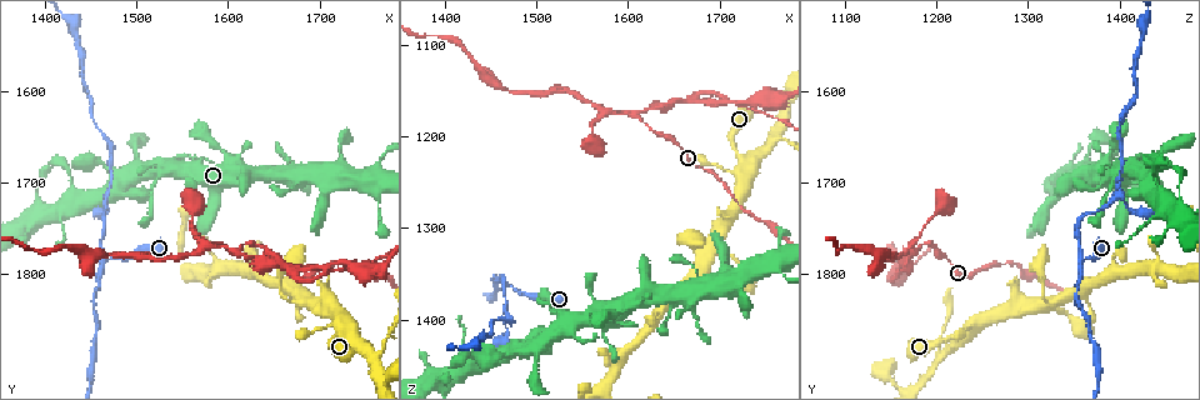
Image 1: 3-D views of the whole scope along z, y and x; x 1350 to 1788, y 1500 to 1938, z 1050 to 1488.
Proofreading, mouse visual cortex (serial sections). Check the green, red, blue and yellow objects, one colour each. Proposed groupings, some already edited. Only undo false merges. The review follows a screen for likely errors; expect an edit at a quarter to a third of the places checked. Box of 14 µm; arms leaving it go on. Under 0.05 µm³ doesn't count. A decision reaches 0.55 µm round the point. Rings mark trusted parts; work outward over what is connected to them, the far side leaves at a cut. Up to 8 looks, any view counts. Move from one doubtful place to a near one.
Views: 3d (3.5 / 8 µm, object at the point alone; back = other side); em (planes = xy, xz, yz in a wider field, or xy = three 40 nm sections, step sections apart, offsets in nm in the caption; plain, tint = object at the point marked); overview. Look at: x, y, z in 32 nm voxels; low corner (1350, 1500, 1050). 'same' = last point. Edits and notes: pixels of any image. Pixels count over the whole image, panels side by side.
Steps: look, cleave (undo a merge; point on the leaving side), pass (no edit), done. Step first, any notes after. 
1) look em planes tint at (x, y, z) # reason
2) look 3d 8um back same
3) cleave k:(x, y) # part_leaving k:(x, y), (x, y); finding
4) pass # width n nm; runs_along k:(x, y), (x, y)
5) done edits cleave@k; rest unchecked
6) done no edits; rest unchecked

look 3d 3.5um at (1395, 1730, 1465)

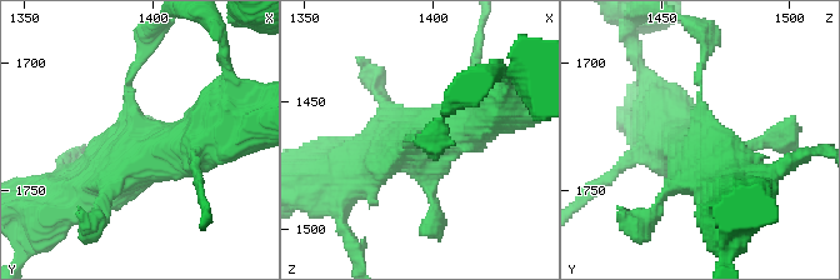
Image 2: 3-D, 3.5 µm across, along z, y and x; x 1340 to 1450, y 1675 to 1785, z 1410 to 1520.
look em planes tint at (1394, 1729, 1467) # need the tissue

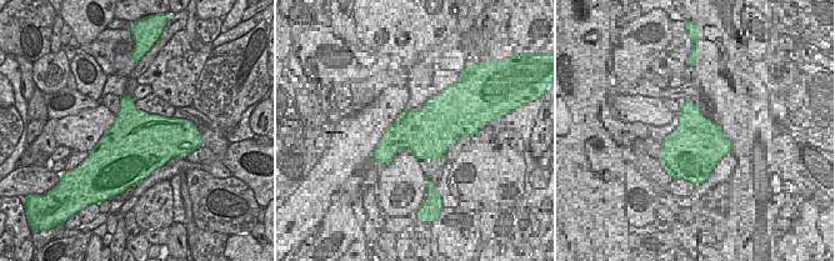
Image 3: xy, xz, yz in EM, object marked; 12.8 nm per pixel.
pass # one cell here

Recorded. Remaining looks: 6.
look 3d 3.5um at (1465, 1785, 1360) # sharp bend

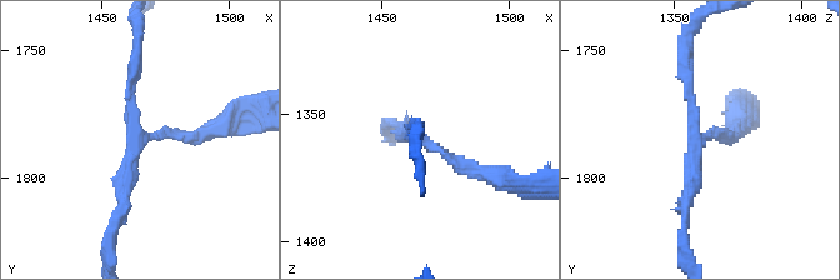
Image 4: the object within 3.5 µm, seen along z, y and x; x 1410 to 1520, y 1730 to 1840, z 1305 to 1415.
look em xy step 5 tint at (1466, 1784, 1360) # arms 3; arm_widths 100, 150, 200 nm

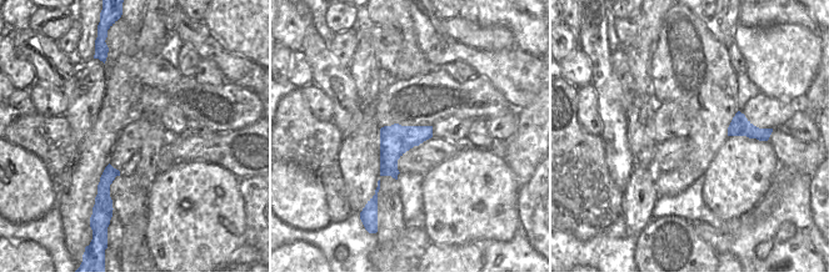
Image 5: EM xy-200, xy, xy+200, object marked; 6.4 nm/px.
pass # runs_along 4:(495, 176), (461, 166), (415, 125); one cell here

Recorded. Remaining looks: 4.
look 3d 3.5um at (1465, 1715, 1400) # three arms meet

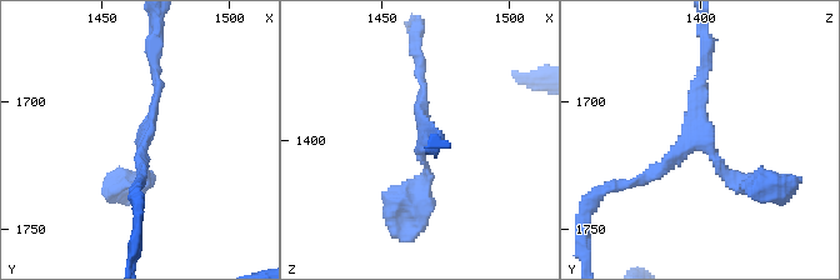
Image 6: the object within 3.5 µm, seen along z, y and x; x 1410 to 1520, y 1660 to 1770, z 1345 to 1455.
look em xy step 5 tint at (1467, 1715, 1399) # arms 3; arm_widths 150, 150, 150 nm; shape alone is not enough

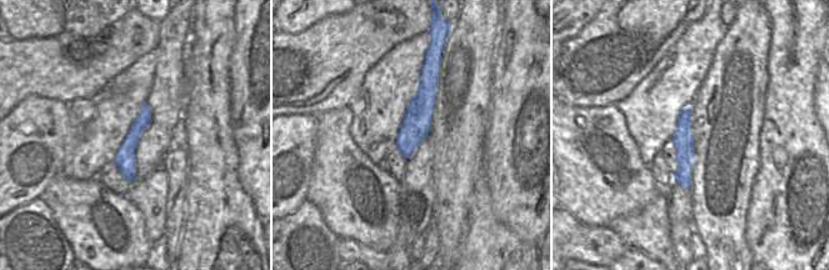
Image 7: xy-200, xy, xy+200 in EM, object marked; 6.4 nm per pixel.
pass # runs_along 6:(628, 183), (698, 136), (704, 64); continuous, no second cell

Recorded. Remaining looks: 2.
done no edits; rest unchecked

